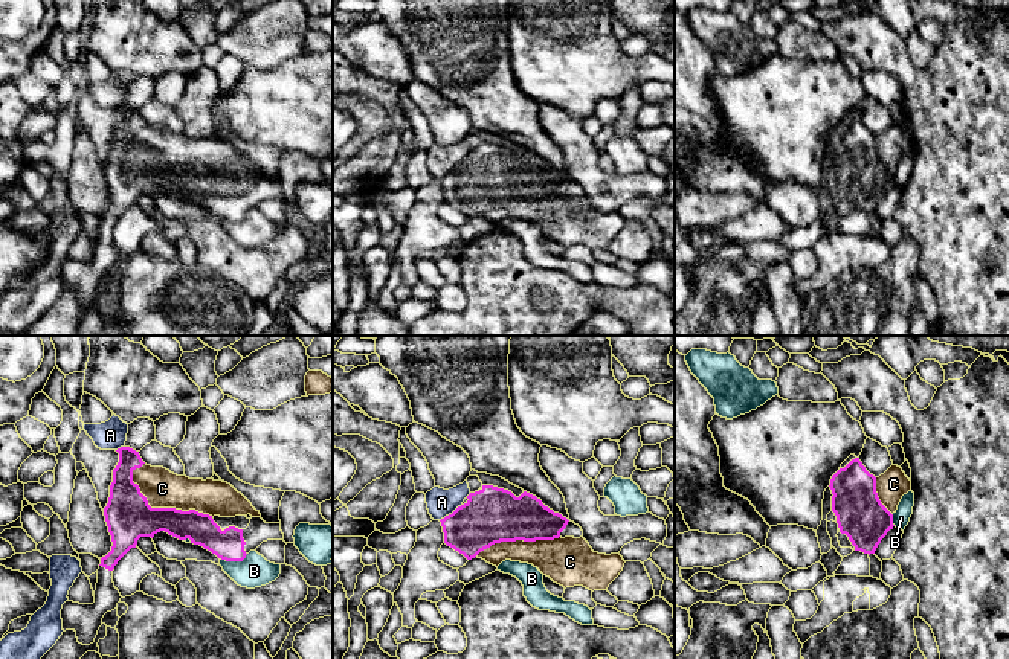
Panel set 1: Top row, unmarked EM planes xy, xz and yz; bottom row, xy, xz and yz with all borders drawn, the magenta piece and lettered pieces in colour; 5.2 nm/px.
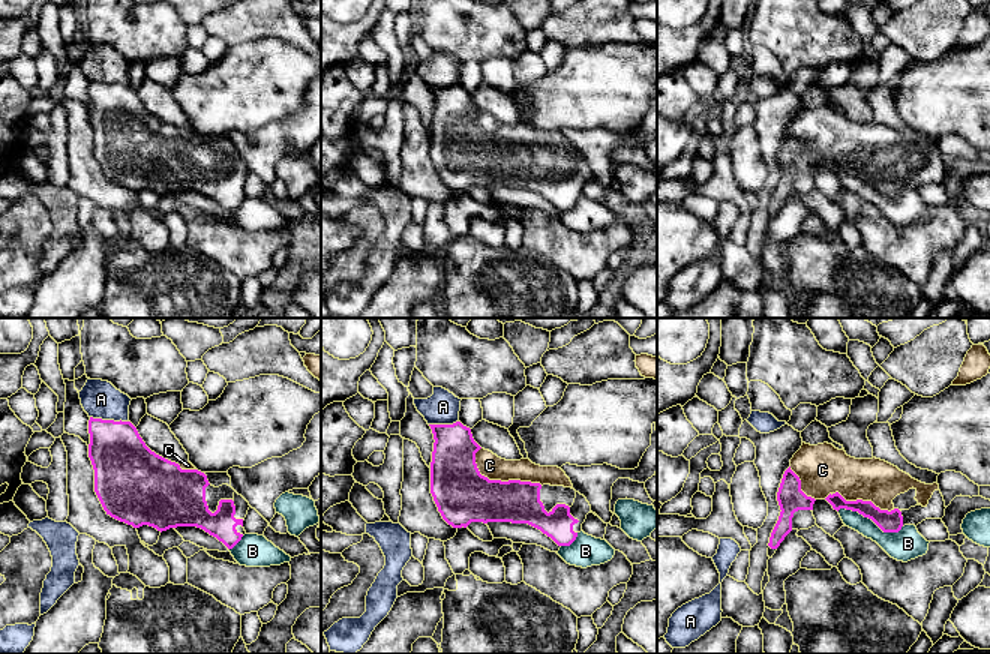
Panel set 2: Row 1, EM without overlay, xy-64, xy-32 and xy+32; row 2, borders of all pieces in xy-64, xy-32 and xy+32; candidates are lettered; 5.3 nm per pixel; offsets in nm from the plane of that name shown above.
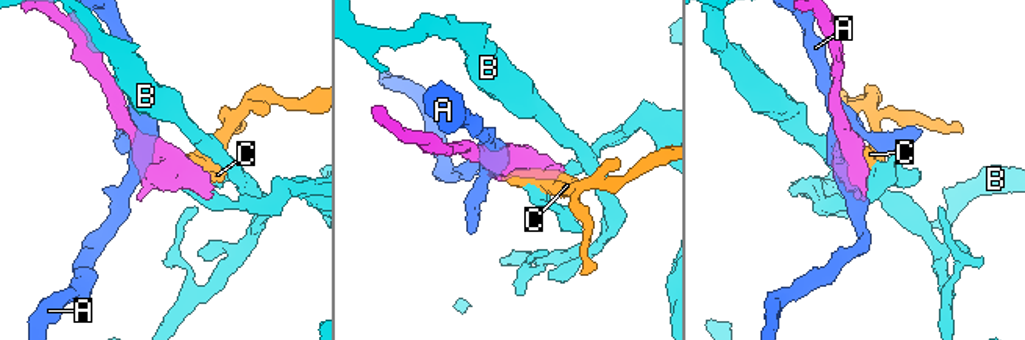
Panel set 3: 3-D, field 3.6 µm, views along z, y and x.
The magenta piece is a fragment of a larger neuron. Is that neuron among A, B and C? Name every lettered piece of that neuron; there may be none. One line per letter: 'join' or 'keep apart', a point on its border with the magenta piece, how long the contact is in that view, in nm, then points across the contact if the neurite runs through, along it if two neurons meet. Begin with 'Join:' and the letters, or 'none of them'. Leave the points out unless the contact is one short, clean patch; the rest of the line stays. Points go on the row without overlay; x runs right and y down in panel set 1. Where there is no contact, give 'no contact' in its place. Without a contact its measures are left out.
Join: C
A: keep apart | xz (452, 171) | 150 nm
B: keep apart | xy (234, 218) | 150 nm | along xy (248, 212), (241, 218), (220, 217)
C: join | xy (164, 167) | 500 nm

